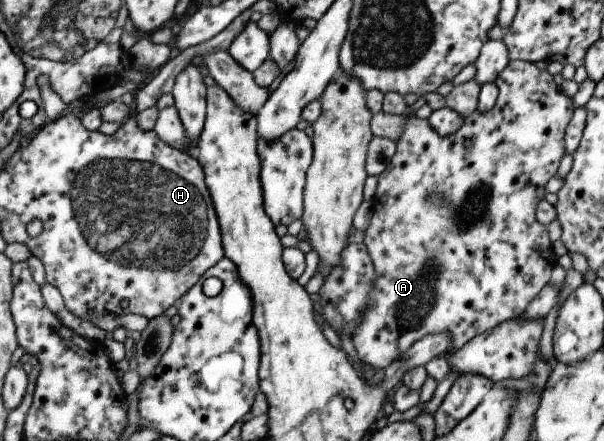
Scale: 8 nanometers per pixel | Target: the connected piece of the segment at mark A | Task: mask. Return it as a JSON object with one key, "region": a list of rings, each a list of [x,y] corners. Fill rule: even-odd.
{"region":[[[510,60],[507,64],[507,67],[499,72],[497,79],[495,81],[498,89],[498,98],[496,99],[495,105],[493,109],[489,109],[486,112],[475,111],[470,116],[467,116],[462,123],[462,126],[451,135],[440,136],[432,127],[428,120],[424,120],[421,118],[415,117],[414,114],[411,114],[408,117],[408,122],[403,134],[399,140],[396,141],[396,152],[394,156],[391,158],[388,166],[378,175],[378,186],[375,191],[375,194],[372,198],[372,214],[371,221],[369,227],[364,231],[364,244],[367,247],[369,255],[371,256],[372,262],[374,263],[375,268],[375,281],[374,287],[370,293],[370,303],[368,304],[368,308],[364,312],[364,316],[362,322],[359,324],[357,330],[354,331],[352,342],[354,343],[358,359],[359,361],[363,361],[363,363],[369,363],[369,365],[373,365],[377,367],[377,369],[381,368],[385,370],[389,364],[392,364],[395,360],[398,360],[404,353],[411,347],[416,341],[419,341],[421,338],[424,338],[429,334],[445,334],[448,338],[450,338],[450,347],[449,352],[461,349],[467,342],[471,341],[476,335],[483,333],[484,331],[493,329],[495,326],[498,326],[500,323],[506,322],[507,320],[519,317],[523,315],[523,312],[526,310],[527,304],[545,287],[545,285],[550,283],[550,279],[552,278],[552,271],[555,265],[557,264],[557,256],[553,253],[552,250],[552,242],[549,240],[549,234],[547,230],[547,226],[539,223],[539,220],[536,218],[536,207],[538,203],[544,199],[546,195],[546,185],[547,182],[555,176],[557,173],[557,168],[559,167],[559,163],[561,159],[563,159],[563,155],[566,154],[566,143],[565,143],[565,134],[566,127],[569,125],[571,118],[574,114],[574,109],[576,108],[575,102],[564,95],[560,86],[558,86],[553,80],[553,76],[547,72],[547,70],[538,69],[534,63],[526,62],[525,60]],[[469,139],[470,145],[468,147],[465,146],[465,141]]]}

